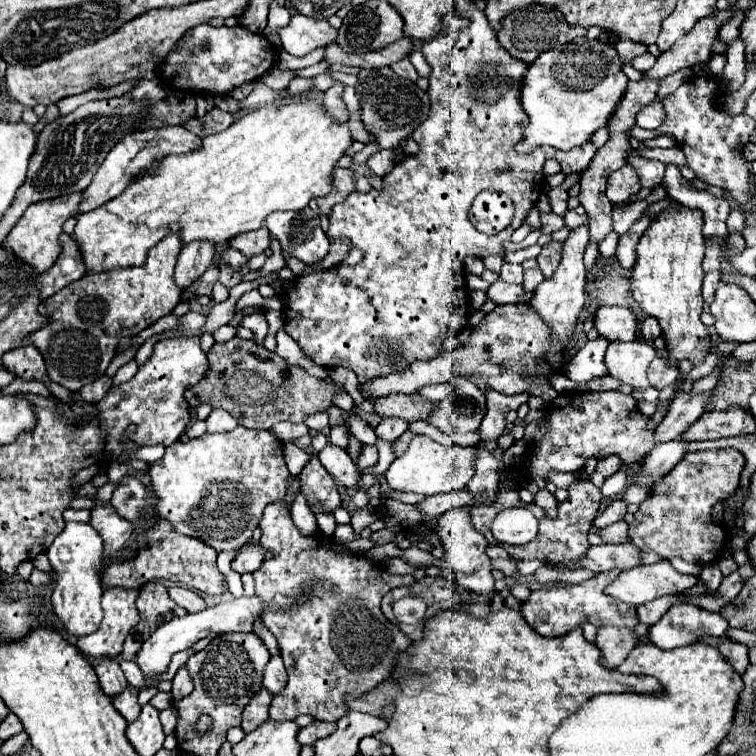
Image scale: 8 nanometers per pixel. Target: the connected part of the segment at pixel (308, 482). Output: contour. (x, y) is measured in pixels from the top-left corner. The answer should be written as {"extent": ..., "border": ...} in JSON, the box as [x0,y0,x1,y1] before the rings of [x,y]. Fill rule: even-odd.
{"extent":[300,456,340,512],"border":[[[317,456],[311,457],[306,468],[300,472],[302,496],[310,508],[320,508],[322,512],[336,512],[340,508],[340,496],[332,482],[332,476],[324,472]]]}

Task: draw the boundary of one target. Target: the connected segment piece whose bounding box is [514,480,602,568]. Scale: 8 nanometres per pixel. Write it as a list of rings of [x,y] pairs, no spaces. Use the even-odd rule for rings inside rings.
[[[576,480],[568,488],[568,498],[558,504],[558,518],[556,520],[548,520],[544,510],[534,506],[534,516],[540,520],[538,538],[534,538],[532,542],[528,542],[524,546],[514,546],[514,558],[518,558],[518,560],[538,558],[542,562],[550,562],[560,568],[572,568],[572,562],[578,560],[580,556],[584,556],[586,548],[590,546],[586,536],[592,526],[592,520],[598,514],[600,502],[602,502],[600,488],[596,488],[590,480]]]

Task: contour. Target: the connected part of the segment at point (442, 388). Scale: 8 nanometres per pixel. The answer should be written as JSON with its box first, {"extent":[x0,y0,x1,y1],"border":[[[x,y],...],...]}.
{"extent":[416,384,452,404],"border":[[[430,384],[430,386],[422,386],[416,390],[418,396],[432,400],[432,404],[438,404],[442,398],[448,396],[448,392],[452,392],[452,384]]]}

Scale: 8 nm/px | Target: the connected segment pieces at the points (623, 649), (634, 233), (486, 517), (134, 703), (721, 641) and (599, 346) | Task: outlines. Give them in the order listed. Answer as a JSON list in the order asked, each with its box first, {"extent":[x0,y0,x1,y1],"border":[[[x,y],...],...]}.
[{"extent":[596,626,638,668],"border":[[[602,626],[598,628],[596,636],[596,646],[602,652],[604,664],[608,668],[618,668],[630,654],[630,650],[638,644],[638,636],[630,628],[620,628],[620,626]]]},{"extent":[616,216,654,268],"border":[[[642,216],[638,218],[628,232],[624,232],[618,240],[618,248],[616,248],[616,258],[624,268],[632,268],[634,260],[636,260],[636,244],[640,240],[640,236],[644,234],[644,230],[650,226],[654,216]]]},{"extent":[470,504,504,544],"border":[[[494,504],[494,508],[484,508],[484,506],[480,508],[480,506],[476,506],[476,508],[470,510],[470,518],[472,518],[474,528],[476,528],[480,534],[484,534],[490,544],[498,544],[498,542],[496,542],[494,536],[488,532],[488,524],[490,524],[492,518],[496,516],[496,512],[500,512],[502,508],[504,508],[502,504]]]},{"extent":[110,686,140,720],"border":[[[126,686],[124,692],[120,692],[118,696],[112,696],[110,698],[114,708],[128,720],[136,720],[136,716],[140,714],[140,704],[138,704],[138,688],[134,686]]]},{"extent":[710,636,750,674],"border":[[[722,636],[722,638],[714,638],[710,640],[710,644],[714,644],[720,654],[734,666],[736,672],[744,674],[748,664],[750,664],[750,658],[748,658],[748,648],[740,642],[732,642],[728,636]]]},{"extent":[566,336,608,382],"border":[[[598,336],[596,340],[588,340],[576,356],[568,364],[566,376],[576,380],[576,382],[588,382],[592,378],[600,378],[606,374],[606,364],[604,364],[604,354],[608,348],[608,338]]]}]

